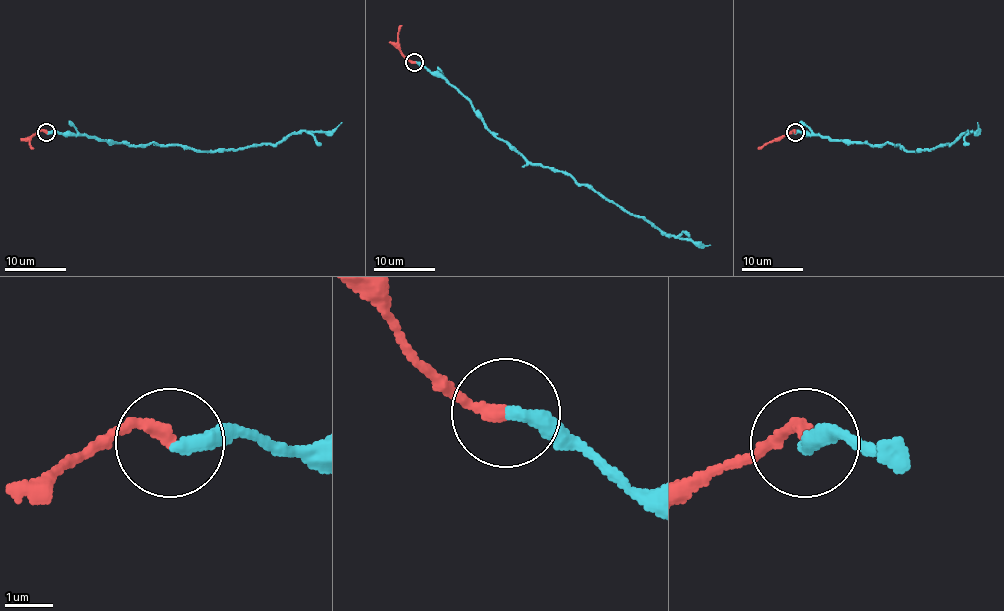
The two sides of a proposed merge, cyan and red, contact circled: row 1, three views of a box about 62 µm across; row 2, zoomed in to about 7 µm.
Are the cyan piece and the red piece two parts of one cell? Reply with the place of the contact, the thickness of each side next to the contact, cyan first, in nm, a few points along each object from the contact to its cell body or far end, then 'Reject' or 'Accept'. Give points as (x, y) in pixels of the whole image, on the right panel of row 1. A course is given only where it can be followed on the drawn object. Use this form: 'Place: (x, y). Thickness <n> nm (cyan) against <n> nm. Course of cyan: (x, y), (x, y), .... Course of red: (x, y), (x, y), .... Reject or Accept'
Place: (795, 132). Thickness 320 nm (cyan) against 280 nm. Course of cyan: (795, 132), (875, 146), (892, 143), (905, 150), (916, 150), (950, 144), (959, 135), (975, 132), (978, 123). Course of red: (795, 132), (789, 132), (758, 149). Accept

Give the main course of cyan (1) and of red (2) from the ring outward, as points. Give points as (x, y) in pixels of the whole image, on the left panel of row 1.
1: (46, 132), (85, 133), (141, 146), (158, 143), (219, 150), (276, 144), (299, 132), (331, 132), (342, 123)
2: (46, 132), (36, 132), (29, 140), (33, 149)

